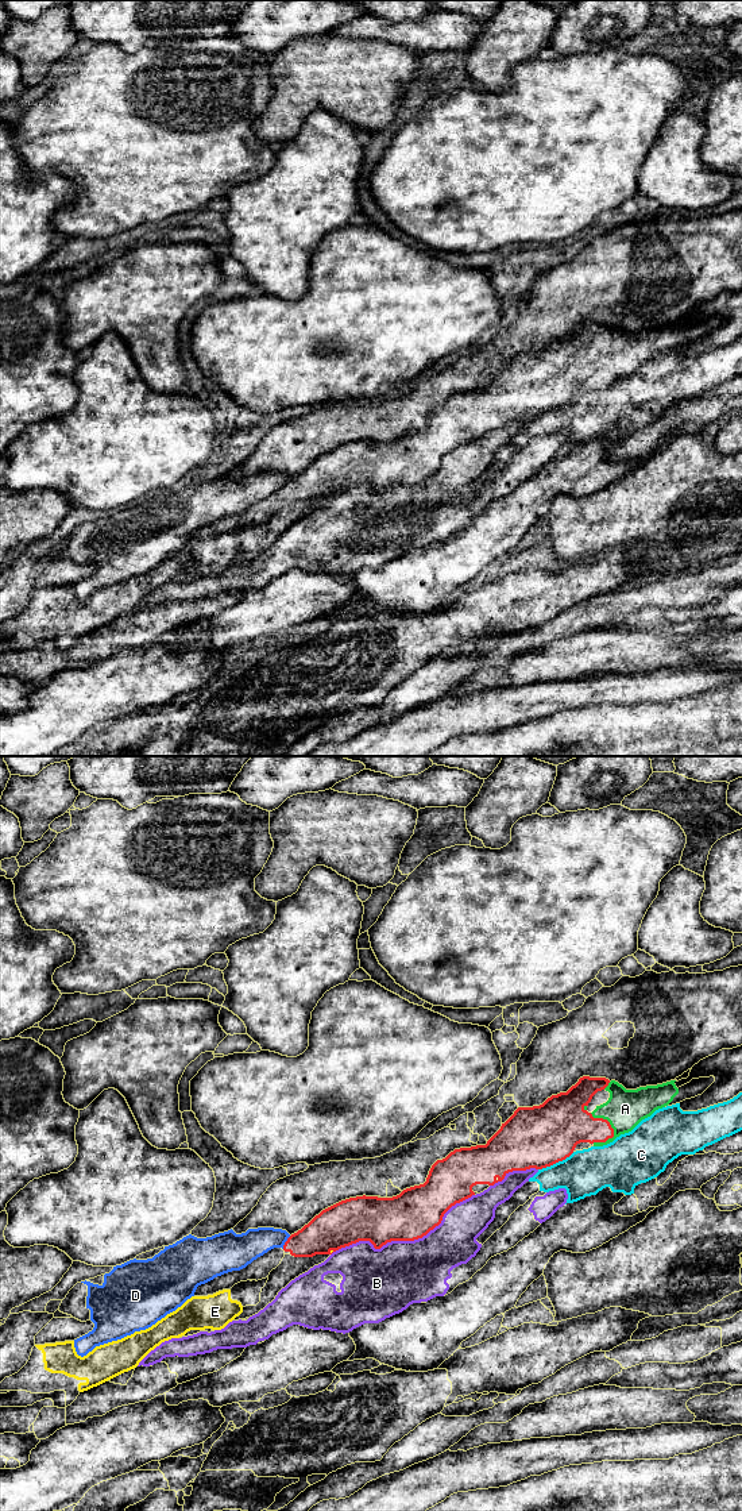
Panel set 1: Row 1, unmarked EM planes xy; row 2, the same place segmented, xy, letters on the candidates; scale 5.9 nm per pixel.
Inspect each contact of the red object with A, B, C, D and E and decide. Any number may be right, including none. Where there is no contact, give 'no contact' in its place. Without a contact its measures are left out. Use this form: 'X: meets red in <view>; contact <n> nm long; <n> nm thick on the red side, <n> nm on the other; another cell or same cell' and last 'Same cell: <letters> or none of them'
A: meets red in xy; contact 200 nm long; 280 nm thick on the red side, 240 nm on the other; same cell
B: meets red in xy; contact 950 nm long; 280 nm thick on the red side, 380 nm on the other; another cell
C: meets red in xy; contact 240 nm long; 360 nm thick on the red side, 280 nm on the other; another cell
D: meets red in xy; contact 90 nm long; 220 nm thick on the red side, 180 nm on the other; another cell
E: meets red in xy; contact 30 nm long; 260 nm thick on the red side, 20 nm on the other; another cell
Same cell: A

